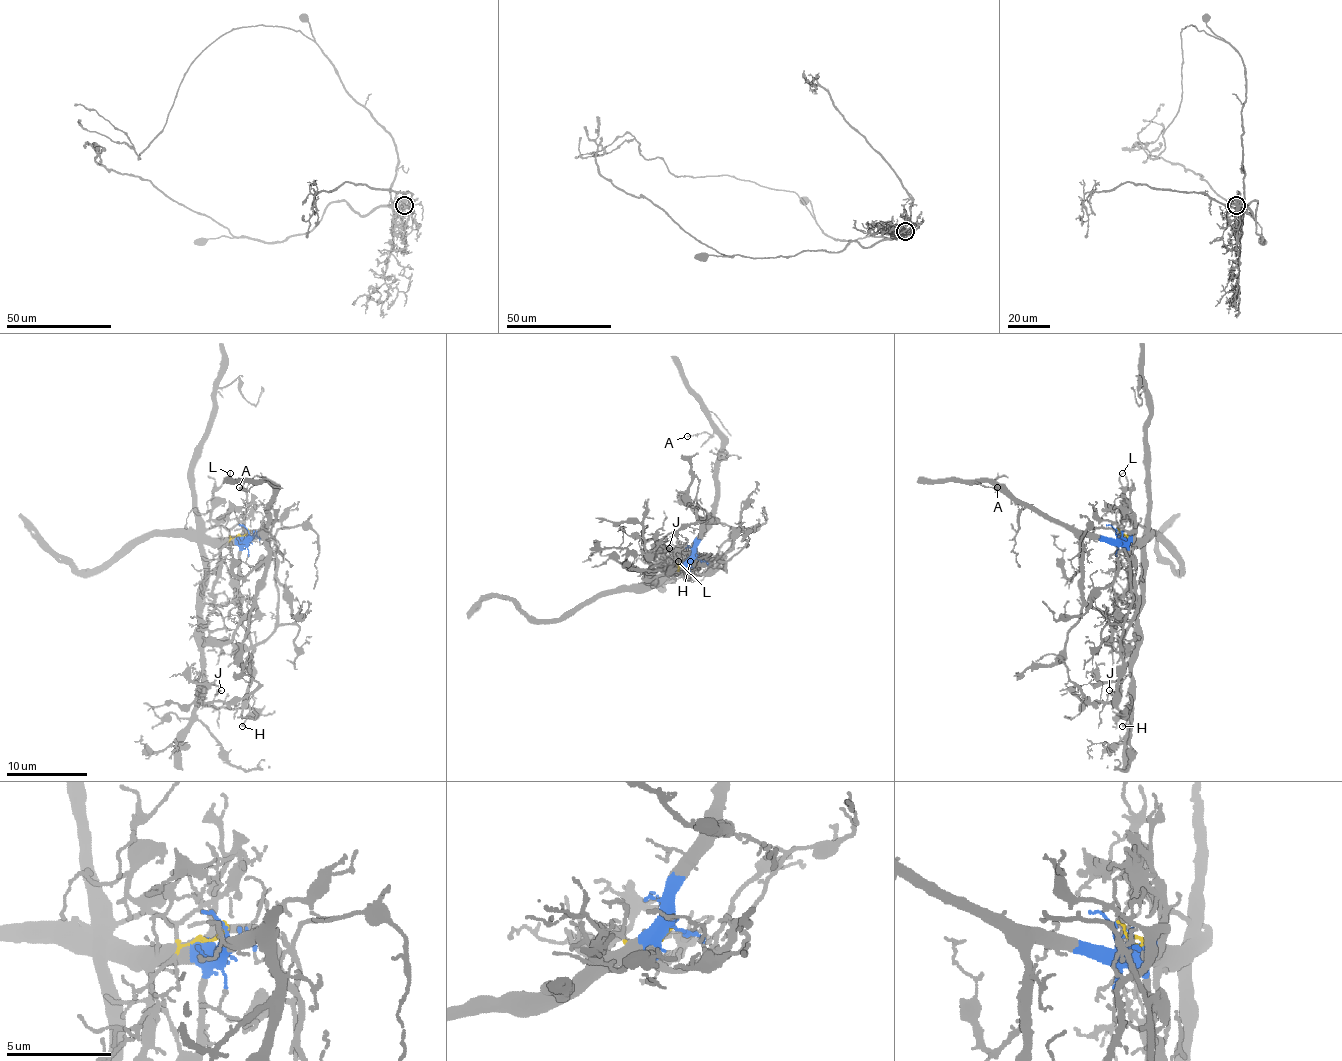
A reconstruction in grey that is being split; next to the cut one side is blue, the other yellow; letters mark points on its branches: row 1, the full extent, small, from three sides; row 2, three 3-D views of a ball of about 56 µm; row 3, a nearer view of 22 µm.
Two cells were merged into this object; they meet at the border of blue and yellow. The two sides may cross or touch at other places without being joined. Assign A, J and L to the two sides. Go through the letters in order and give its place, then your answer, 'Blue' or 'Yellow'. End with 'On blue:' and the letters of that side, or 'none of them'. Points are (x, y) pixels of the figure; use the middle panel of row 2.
A: Place: (687, 436). Blue
J: Place: (669, 548). Yellow
L: Place: (678, 561). Yellow
On blue: A

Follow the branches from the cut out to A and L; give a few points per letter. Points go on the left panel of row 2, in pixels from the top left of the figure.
A: (248, 529), (248, 539), (268, 523), (272, 486), (266, 480), (256, 482), (248, 490), (239, 486)
L: (248, 529), (244, 535), (233, 537), (211, 517), (213, 492), (229, 472)

